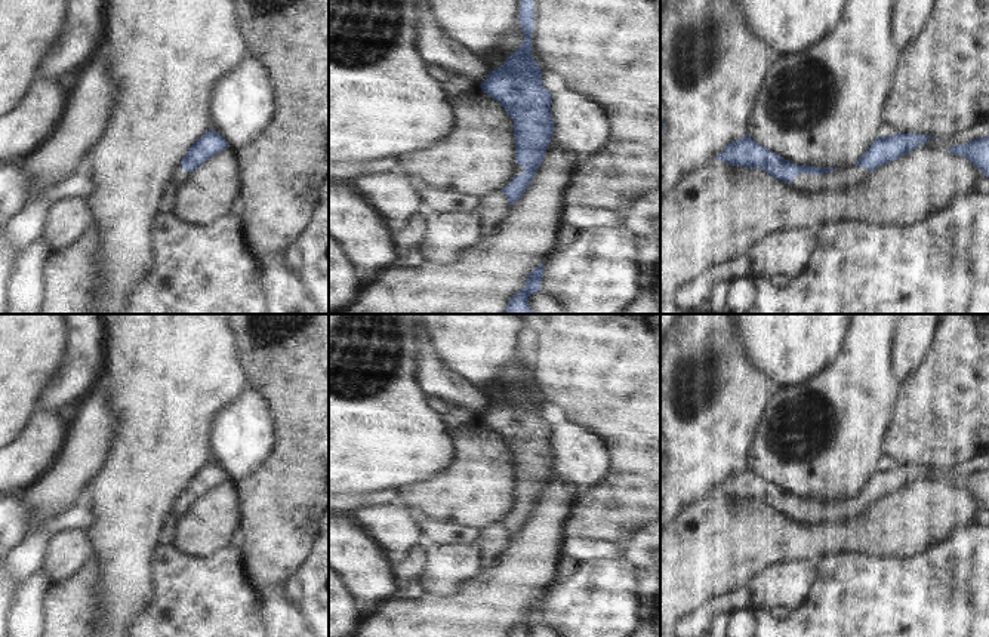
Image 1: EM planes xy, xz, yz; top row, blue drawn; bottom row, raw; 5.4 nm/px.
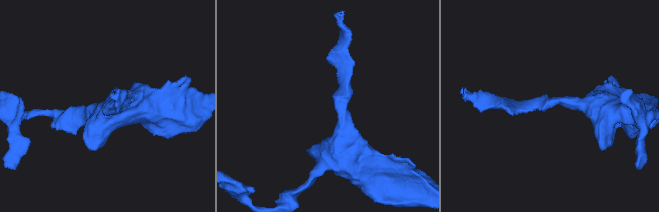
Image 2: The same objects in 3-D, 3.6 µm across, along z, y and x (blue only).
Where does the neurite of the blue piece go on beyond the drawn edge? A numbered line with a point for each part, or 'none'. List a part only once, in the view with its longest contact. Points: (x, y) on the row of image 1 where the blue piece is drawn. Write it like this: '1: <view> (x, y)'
1: yz (847, 177)

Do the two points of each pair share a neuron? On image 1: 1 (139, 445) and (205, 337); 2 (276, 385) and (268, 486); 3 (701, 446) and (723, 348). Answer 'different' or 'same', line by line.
1: same
2: same
3: same

